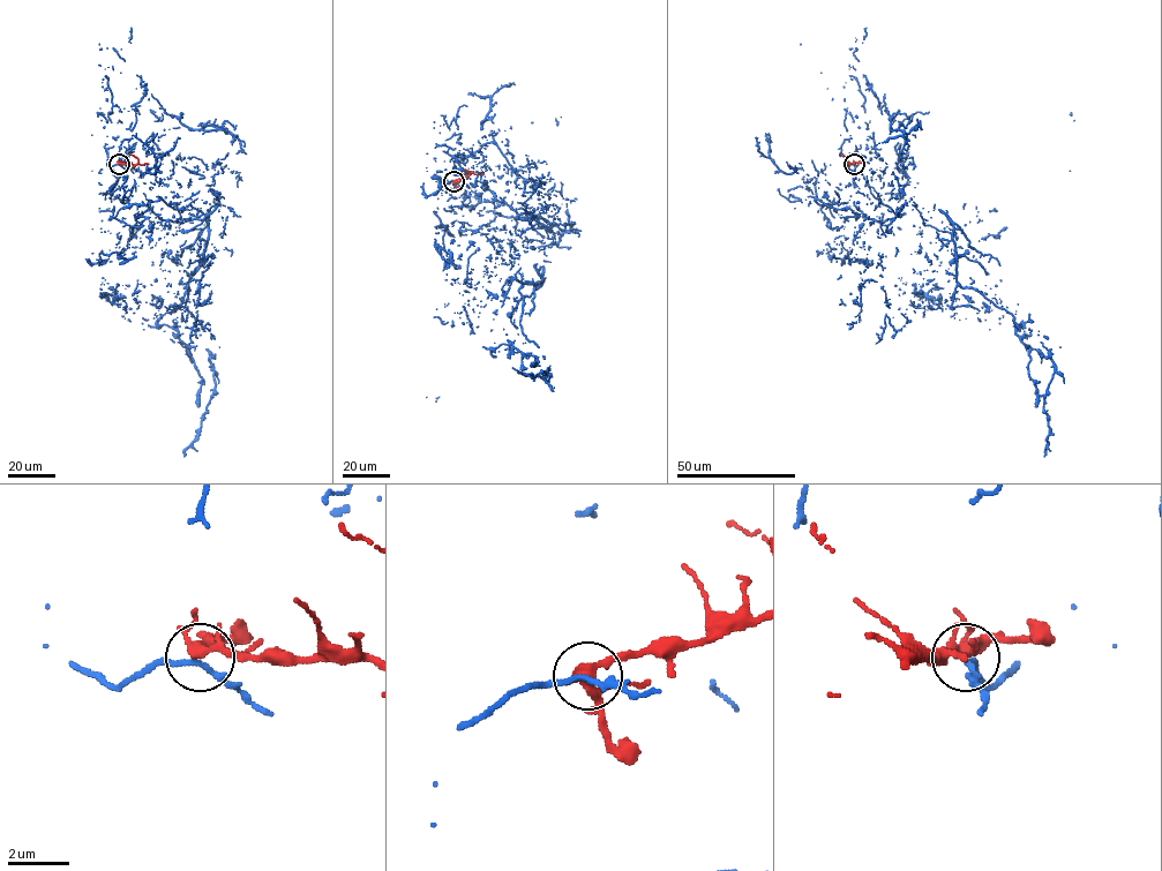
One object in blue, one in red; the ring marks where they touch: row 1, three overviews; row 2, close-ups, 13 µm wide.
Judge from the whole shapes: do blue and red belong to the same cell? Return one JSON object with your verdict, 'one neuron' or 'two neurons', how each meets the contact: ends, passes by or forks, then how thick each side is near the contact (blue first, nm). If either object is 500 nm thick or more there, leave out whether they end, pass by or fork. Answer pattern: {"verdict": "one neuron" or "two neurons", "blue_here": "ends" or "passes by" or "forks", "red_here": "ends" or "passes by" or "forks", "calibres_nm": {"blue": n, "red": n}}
{"verdict": "two neurons", "blue_here": "passes by", "red_here": "forks", "calibres_nm": {"blue": 170, "red": 320}}

